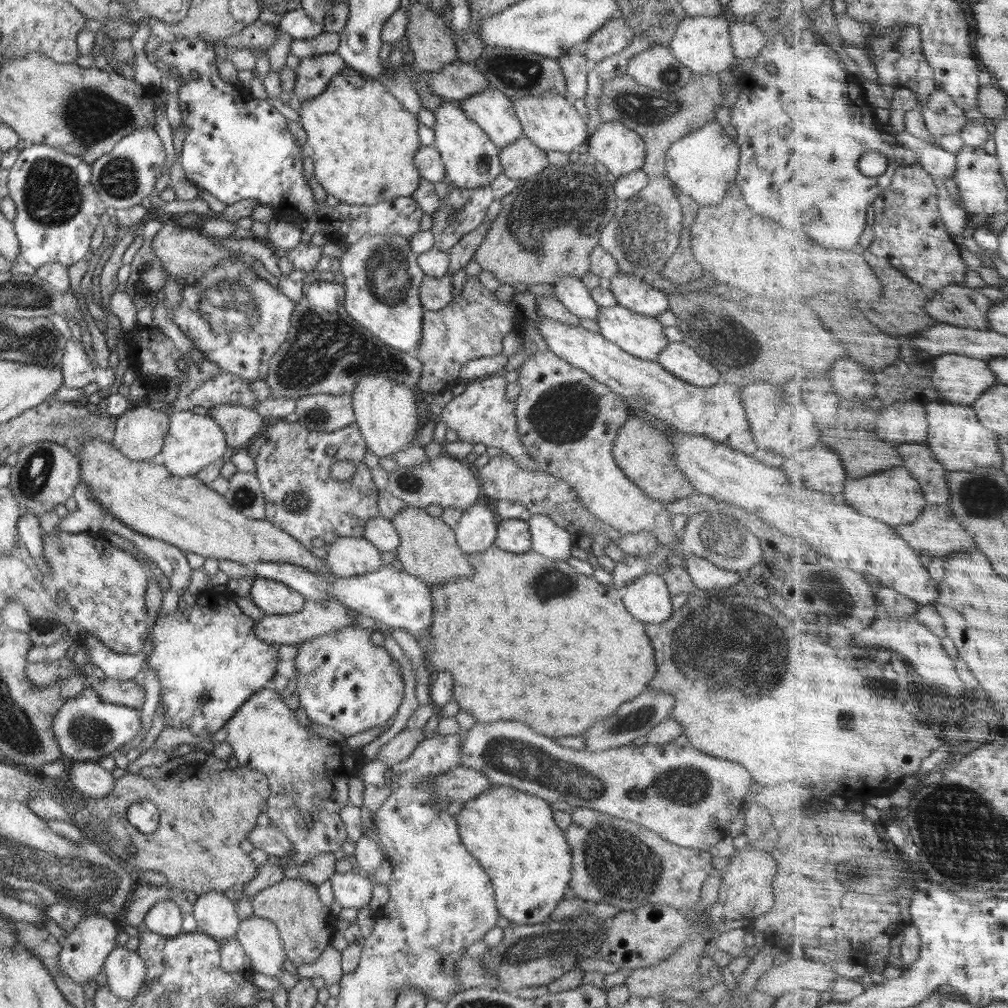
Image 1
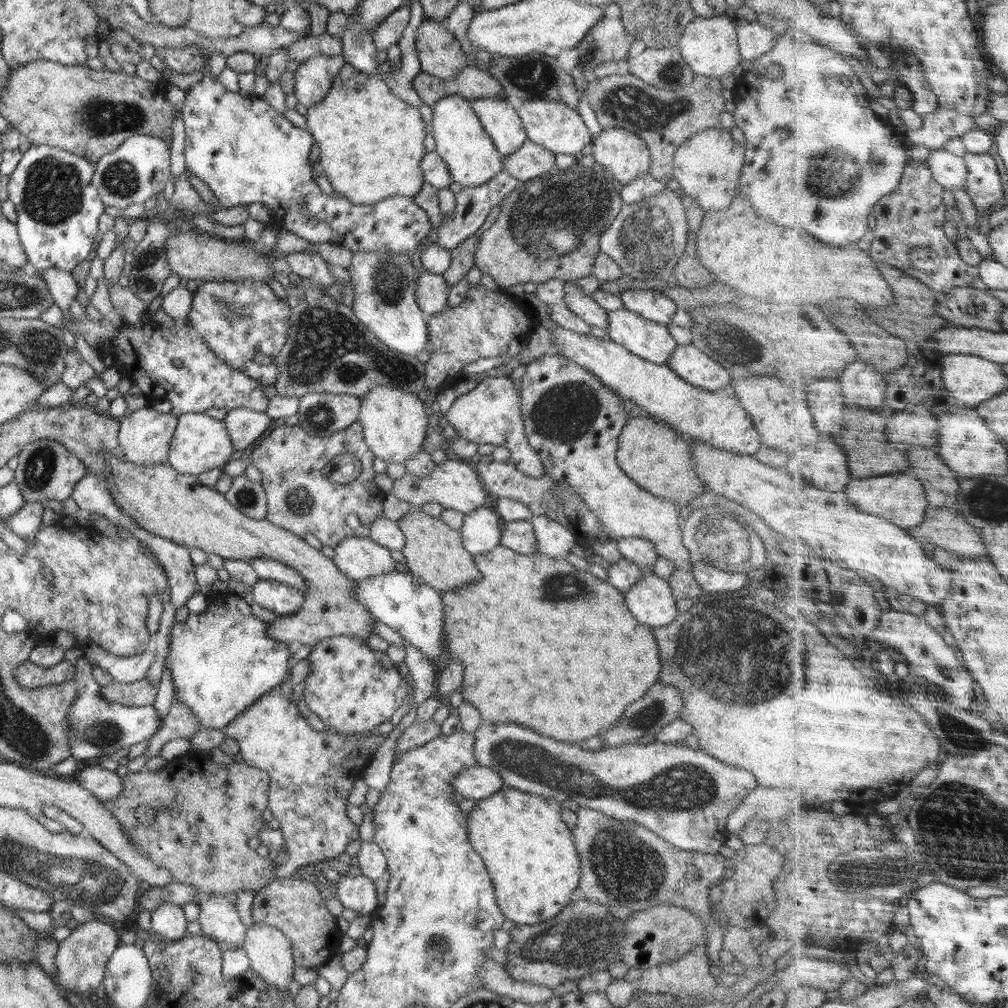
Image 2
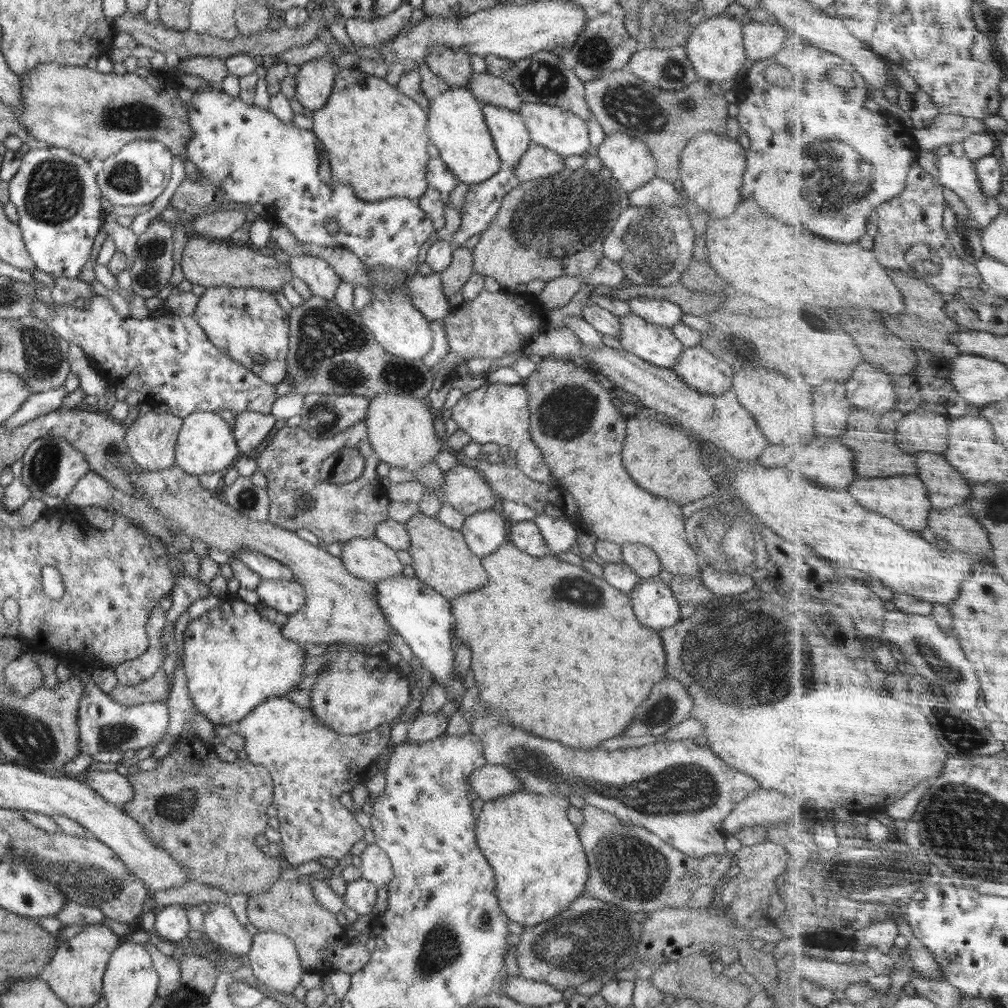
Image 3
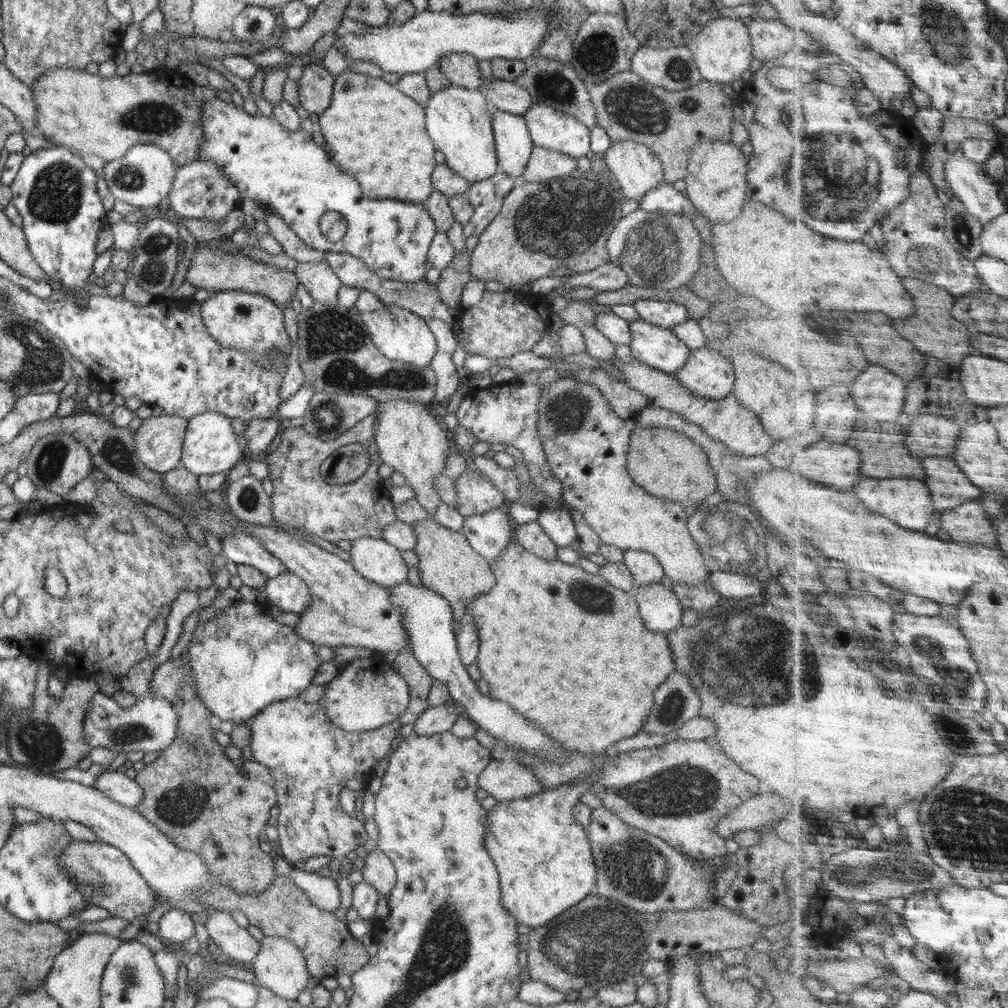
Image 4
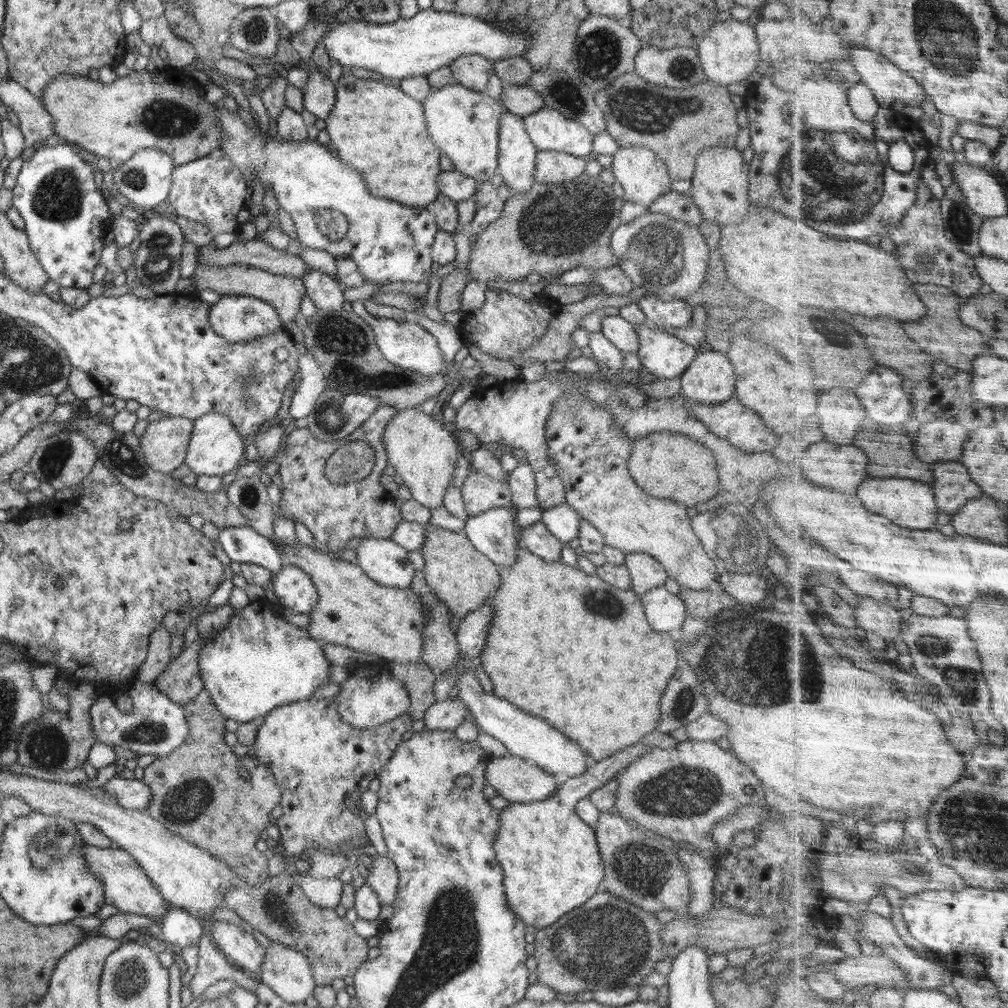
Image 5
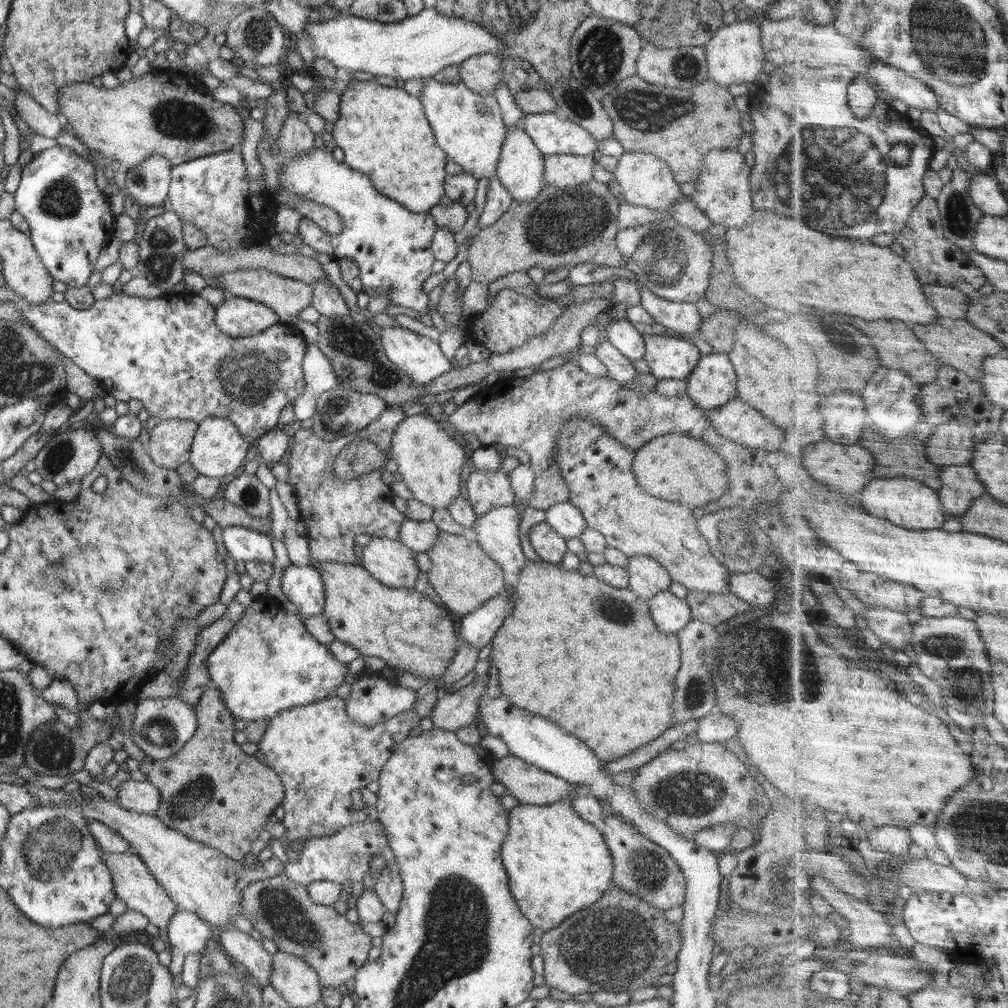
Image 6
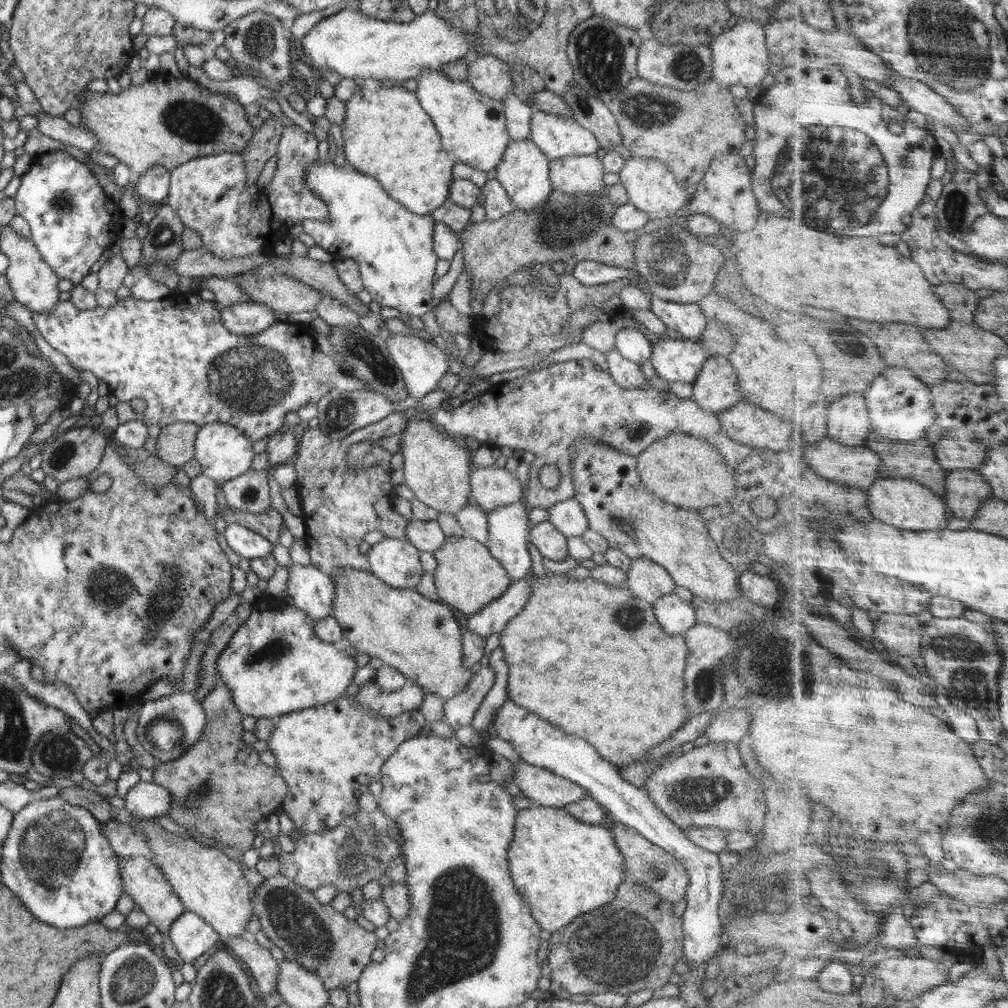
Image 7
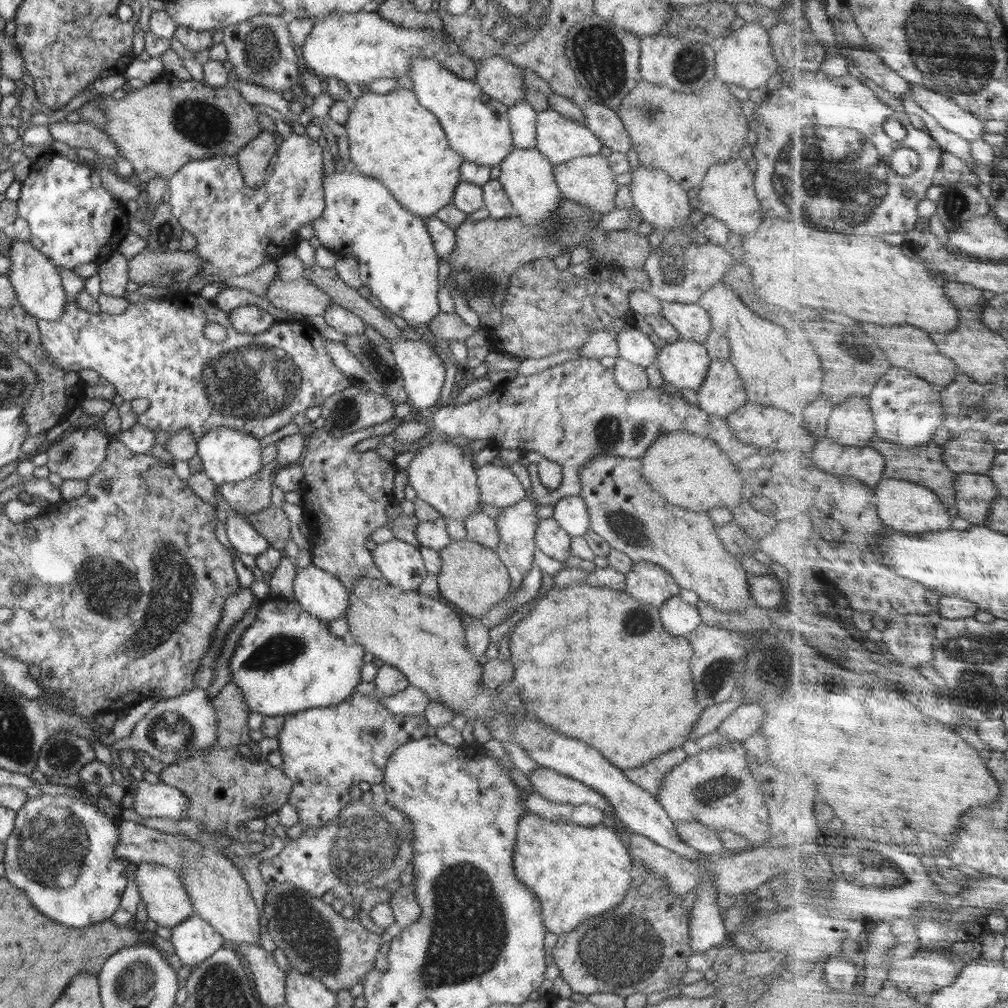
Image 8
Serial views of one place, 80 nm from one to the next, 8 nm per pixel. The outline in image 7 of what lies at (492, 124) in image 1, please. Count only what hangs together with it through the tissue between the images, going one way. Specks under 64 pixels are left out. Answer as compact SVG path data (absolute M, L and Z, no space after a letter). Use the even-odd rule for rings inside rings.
M530 141L510 142L502 160L497 165L495 179L506 189L515 208L522 212L534 212L542 208L554 188L549 177L550 160Z

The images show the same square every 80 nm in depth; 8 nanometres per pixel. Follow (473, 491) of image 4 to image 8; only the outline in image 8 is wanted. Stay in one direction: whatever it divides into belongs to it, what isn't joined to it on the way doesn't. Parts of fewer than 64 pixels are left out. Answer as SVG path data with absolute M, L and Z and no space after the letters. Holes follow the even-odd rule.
M488 463L477 467L477 485L484 504L503 509L527 498L526 490L510 468Z

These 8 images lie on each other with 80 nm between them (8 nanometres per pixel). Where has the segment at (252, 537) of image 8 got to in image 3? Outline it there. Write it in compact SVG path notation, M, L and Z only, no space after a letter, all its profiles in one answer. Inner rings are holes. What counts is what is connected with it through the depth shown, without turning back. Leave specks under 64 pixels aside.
M242 551L242 553L234 553L232 558L246 564L247 568L256 572L263 580L295 580L290 568L260 552Z

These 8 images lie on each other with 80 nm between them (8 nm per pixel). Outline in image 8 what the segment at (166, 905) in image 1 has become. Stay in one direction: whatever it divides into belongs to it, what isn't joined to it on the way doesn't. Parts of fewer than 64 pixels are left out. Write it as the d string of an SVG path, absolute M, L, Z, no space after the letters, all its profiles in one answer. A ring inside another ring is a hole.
M198 915L186 917L171 932L174 952L187 967L196 967L223 946L223 936Z

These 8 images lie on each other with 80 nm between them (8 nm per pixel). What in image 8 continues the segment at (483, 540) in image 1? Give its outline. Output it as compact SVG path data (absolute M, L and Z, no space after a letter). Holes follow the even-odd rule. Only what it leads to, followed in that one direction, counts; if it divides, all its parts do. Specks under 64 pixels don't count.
M527 497L512 506L504 507L495 518L499 541L494 550L510 574L512 592L522 588L522 582L534 564L533 555L537 548L535 545L535 528L539 521L536 516L537 506L536 502Z

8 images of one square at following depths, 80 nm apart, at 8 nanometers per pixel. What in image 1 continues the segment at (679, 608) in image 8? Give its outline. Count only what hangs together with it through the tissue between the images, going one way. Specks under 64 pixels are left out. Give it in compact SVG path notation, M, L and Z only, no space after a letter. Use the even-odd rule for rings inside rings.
M646 573L618 590L629 614L644 624L664 624L674 614L670 592L658 573Z

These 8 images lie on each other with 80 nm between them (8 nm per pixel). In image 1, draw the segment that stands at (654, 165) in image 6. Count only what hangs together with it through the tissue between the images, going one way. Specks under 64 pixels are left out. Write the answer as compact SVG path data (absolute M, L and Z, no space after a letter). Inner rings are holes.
M604 122L587 140L589 145L586 159L596 165L604 166L616 178L640 170L646 164L646 146L643 139L618 122Z

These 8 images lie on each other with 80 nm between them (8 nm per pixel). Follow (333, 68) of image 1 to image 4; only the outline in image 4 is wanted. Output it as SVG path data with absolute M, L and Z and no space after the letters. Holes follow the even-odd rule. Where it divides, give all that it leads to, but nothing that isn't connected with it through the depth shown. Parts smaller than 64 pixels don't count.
M306 61L303 70L298 88L300 105L308 113L322 115L332 102L334 84L332 74L321 61Z

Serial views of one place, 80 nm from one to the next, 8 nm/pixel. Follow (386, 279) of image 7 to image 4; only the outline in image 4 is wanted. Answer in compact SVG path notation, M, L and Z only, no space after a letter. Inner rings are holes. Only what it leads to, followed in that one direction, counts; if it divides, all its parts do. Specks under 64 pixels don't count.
M216 96L212 100L206 100L202 103L202 127L204 127L204 142L200 146L200 161L210 161L216 163L215 166L219 166L223 174L227 176L232 182L236 182L236 186L239 192L239 201L242 202L246 198L250 198L254 202L262 202L263 204L270 204L274 207L274 211L282 217L284 223L297 235L298 238L302 239L310 248L315 248L316 250L322 251L334 251L337 253L348 253L356 258L359 258L368 268L371 273L377 274L382 278L388 280L399 280L402 282L416 282L417 280L422 280L426 276L426 264L427 254L429 251L429 246L431 245L434 235L437 233L437 229L434 223L434 219L430 217L430 214L419 204L410 201L399 201L398 199L372 199L364 196L362 194L360 185L358 181L347 172L340 170L340 167L334 163L334 161L328 158L328 150L325 147L320 147L318 144L313 142L313 136L307 131L289 131L284 130L282 126L274 120L274 117L268 118L268 116L263 116L262 113L257 111L249 111L245 108L236 108L234 104L227 104L223 102ZM327 211L333 211L344 216L346 220L346 225L348 225L348 230L346 230L345 235L339 241L328 240L319 228L320 219Z

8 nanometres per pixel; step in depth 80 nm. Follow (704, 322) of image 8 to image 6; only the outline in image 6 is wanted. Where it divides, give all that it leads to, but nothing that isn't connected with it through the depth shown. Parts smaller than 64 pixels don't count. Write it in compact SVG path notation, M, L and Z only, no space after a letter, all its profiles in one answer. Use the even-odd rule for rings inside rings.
M640 287L641 307L647 310L658 324L669 330L684 334L696 334L701 328L703 318L695 303L671 301Z

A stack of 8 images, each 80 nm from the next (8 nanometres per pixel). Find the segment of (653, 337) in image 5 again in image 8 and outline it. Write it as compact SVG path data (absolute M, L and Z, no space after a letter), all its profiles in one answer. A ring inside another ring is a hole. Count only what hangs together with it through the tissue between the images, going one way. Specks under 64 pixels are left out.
M680 338L662 346L656 365L664 381L679 389L697 391L705 379L711 361L703 344Z

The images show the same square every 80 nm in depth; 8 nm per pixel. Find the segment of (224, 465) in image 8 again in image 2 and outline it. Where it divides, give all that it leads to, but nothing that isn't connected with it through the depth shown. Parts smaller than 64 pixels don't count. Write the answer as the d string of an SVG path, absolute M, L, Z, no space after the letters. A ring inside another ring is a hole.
M187 412L177 416L177 419L167 458L167 462L176 472L196 476L202 471L222 468L231 454L235 452L231 436L223 420L210 417L202 412Z

